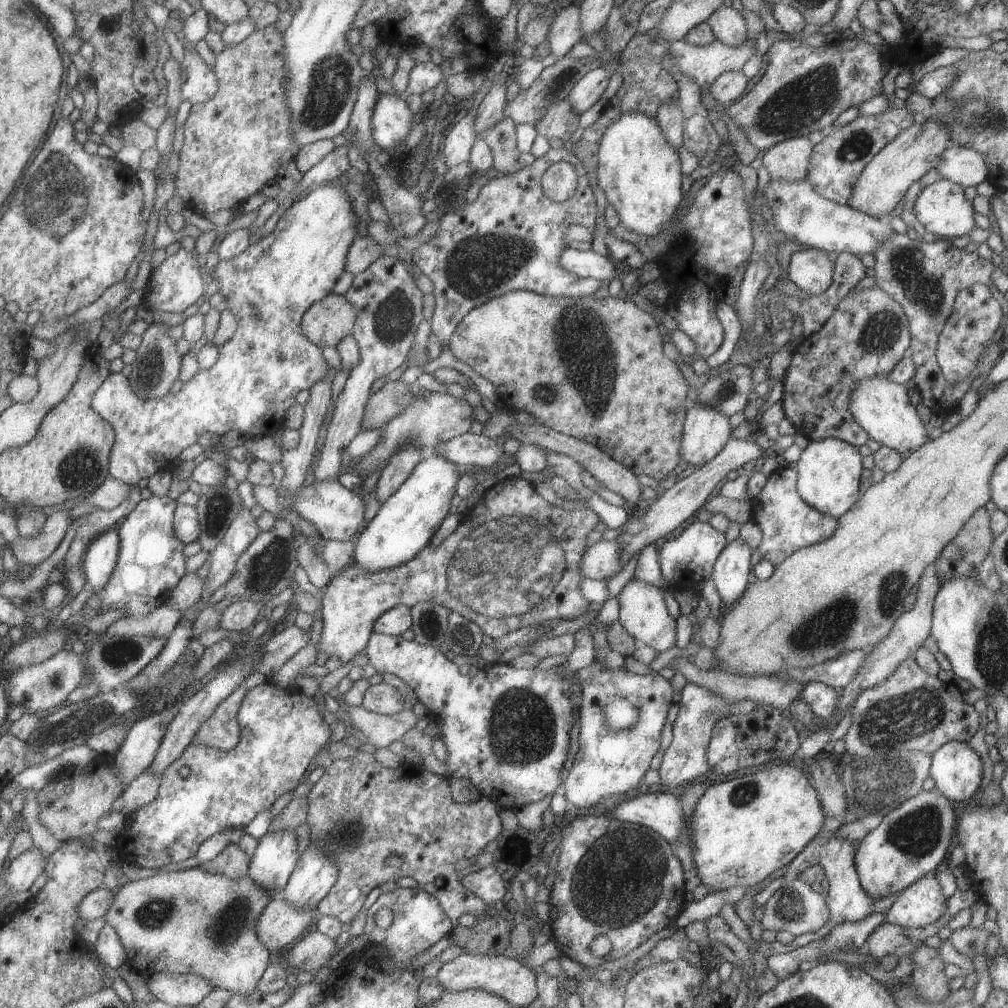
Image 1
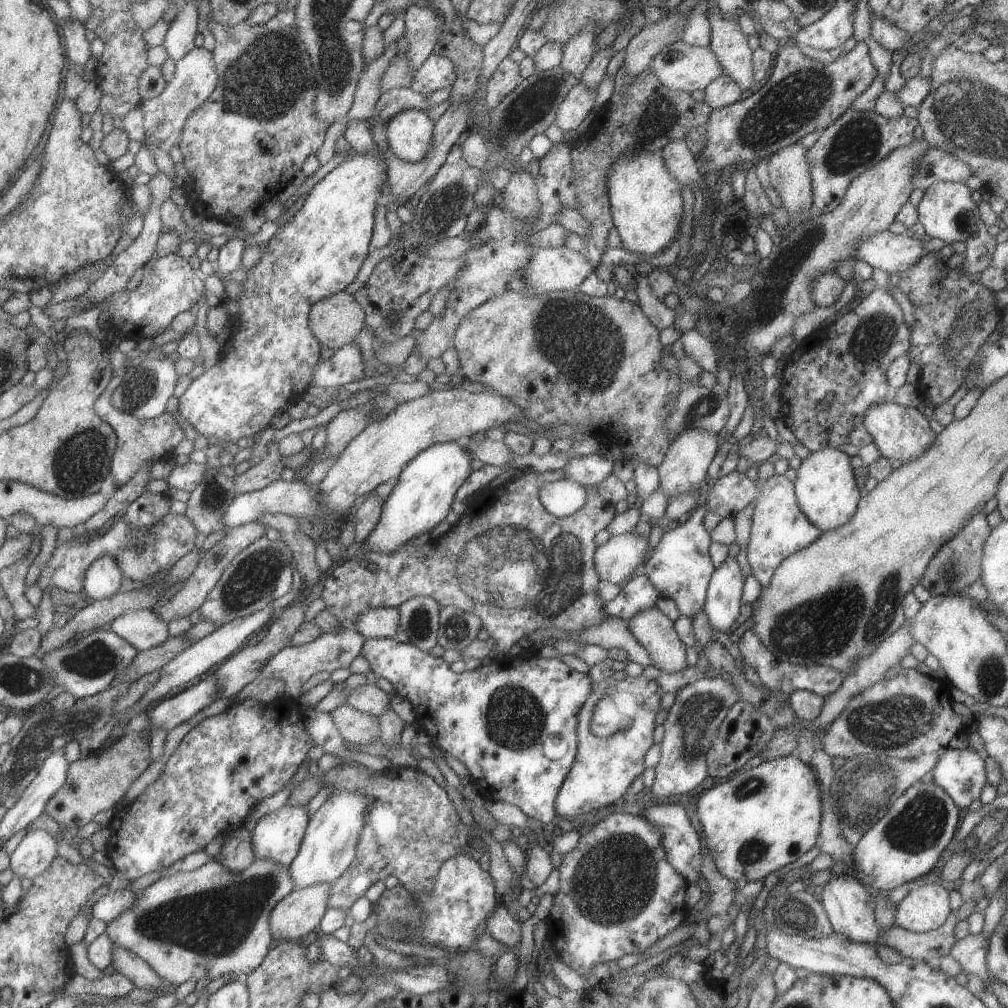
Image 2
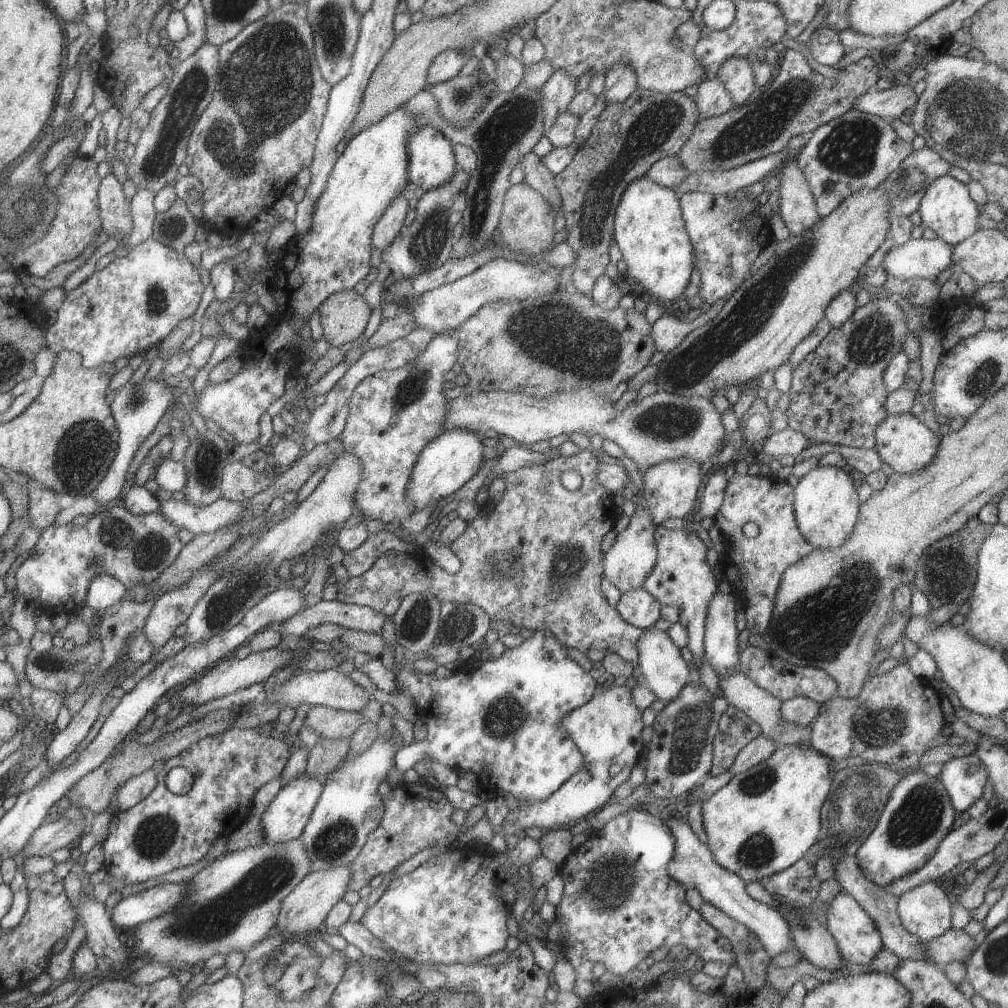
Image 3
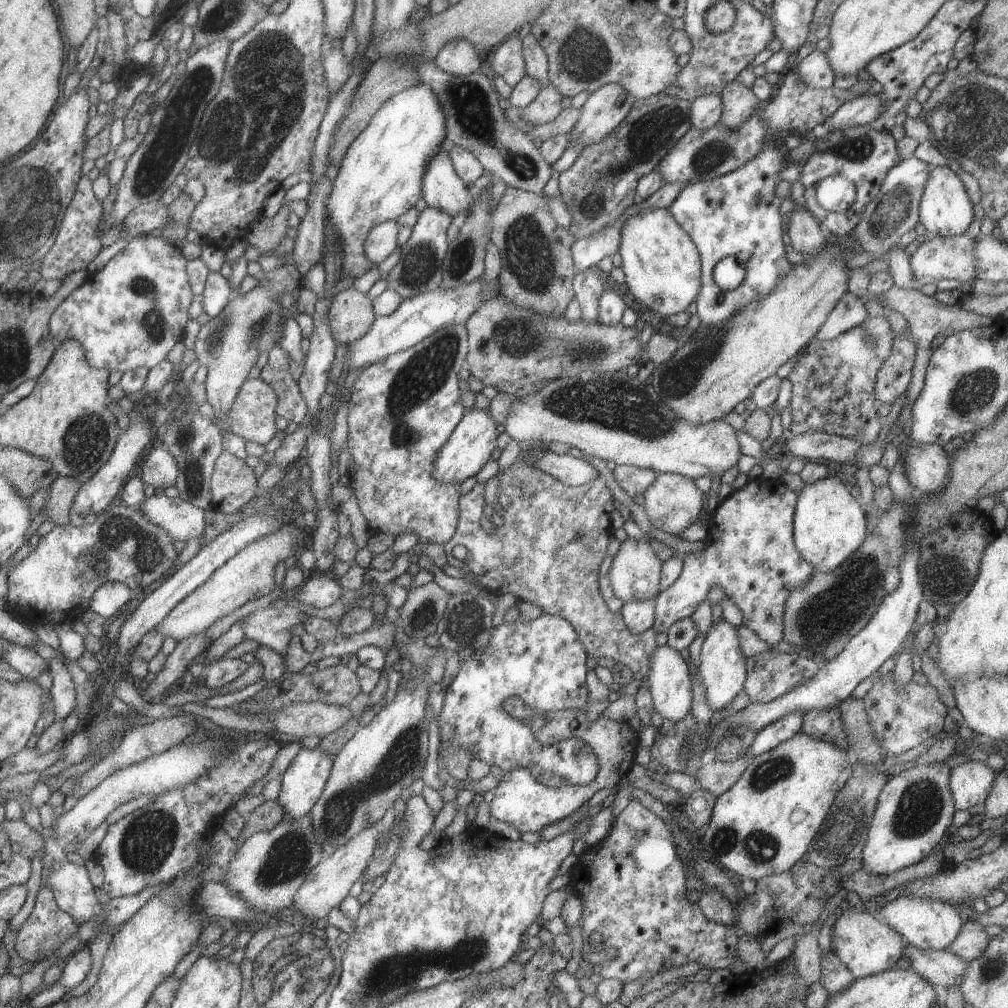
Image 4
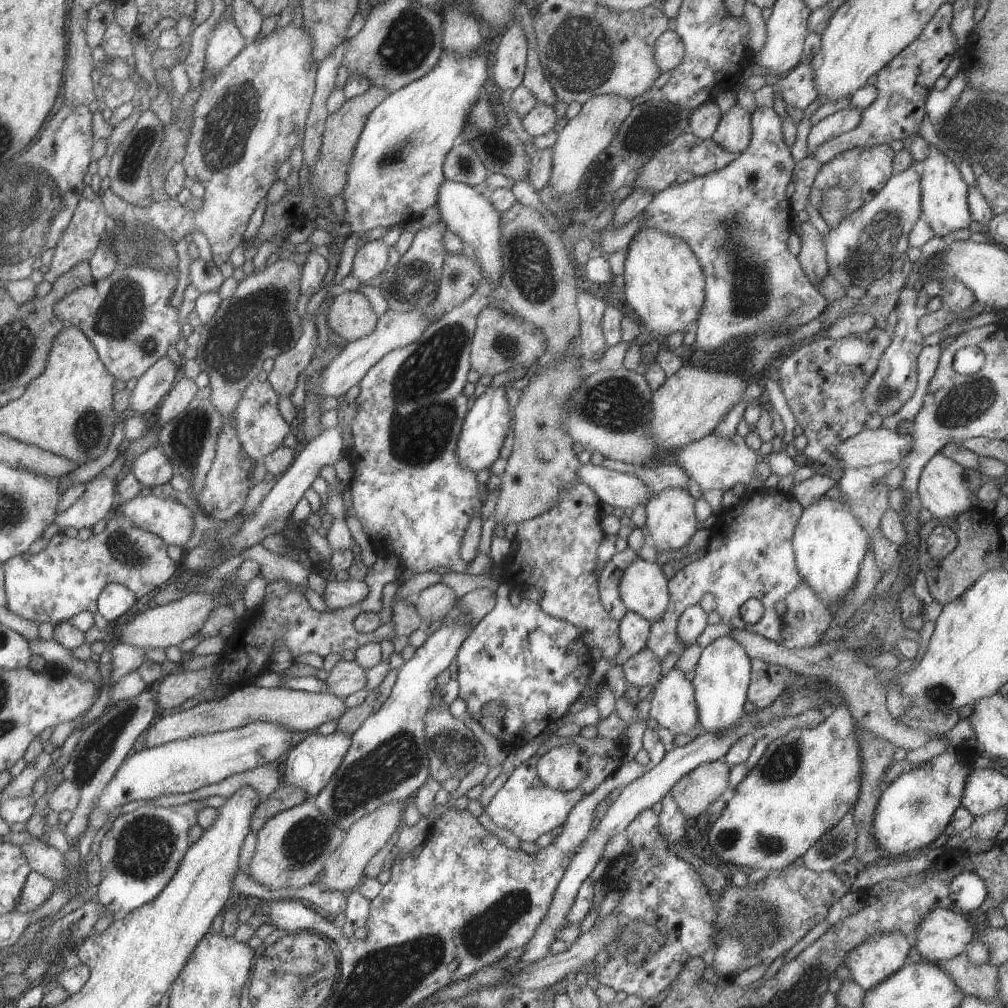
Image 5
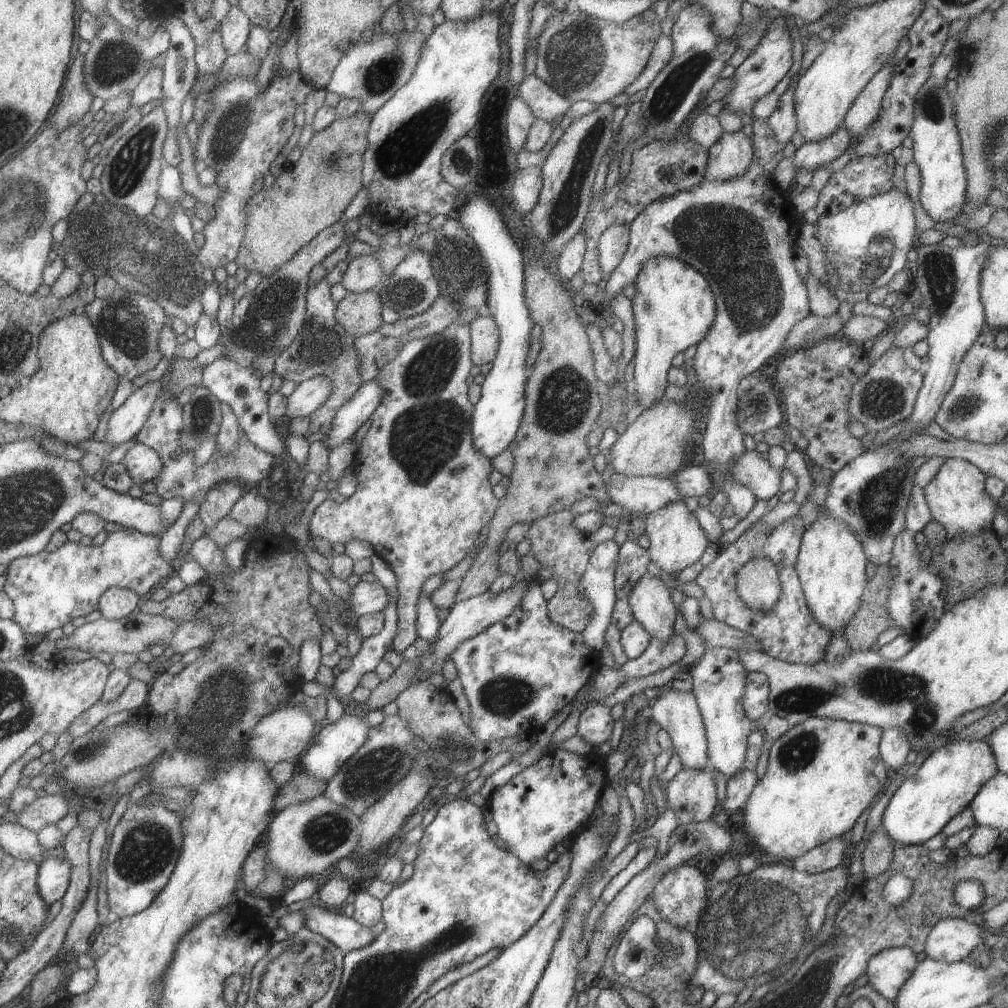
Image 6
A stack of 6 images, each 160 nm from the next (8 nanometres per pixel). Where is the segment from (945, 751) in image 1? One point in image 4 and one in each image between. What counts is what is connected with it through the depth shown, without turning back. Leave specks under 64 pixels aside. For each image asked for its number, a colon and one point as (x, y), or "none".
2: (960, 773)
3: (963, 778)
4: (969, 783)

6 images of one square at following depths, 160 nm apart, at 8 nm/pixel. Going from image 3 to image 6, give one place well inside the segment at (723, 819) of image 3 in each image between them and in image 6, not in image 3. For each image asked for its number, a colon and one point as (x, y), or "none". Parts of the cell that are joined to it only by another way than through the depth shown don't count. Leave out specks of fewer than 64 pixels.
4: (762, 824)
5: (806, 779)
6: (821, 774)

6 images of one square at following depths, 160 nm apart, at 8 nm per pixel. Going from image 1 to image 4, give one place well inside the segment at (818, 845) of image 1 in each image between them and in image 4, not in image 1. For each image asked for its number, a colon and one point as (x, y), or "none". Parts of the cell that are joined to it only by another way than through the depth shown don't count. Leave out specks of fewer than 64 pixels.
2: (849, 905)
3: (858, 941)
4: (865, 945)

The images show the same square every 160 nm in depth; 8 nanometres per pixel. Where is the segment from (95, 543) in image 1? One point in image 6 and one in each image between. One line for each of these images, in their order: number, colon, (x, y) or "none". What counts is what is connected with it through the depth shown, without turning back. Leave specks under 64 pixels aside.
2: (102, 577)
3: (104, 591)
4: (107, 598)
5: (114, 599)
6: (115, 603)

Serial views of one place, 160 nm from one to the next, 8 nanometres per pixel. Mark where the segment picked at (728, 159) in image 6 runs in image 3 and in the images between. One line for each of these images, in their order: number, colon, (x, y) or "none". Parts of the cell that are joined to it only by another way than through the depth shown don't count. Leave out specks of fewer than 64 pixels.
3: (736, 74)
4: (738, 102)
5: (732, 132)

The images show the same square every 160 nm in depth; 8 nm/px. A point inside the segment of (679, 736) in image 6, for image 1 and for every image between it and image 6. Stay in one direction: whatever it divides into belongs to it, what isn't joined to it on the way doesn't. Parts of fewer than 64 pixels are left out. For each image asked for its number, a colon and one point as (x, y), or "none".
1: (641, 611)
2: (652, 629)
3: (665, 672)
4: (668, 677)
5: (673, 706)

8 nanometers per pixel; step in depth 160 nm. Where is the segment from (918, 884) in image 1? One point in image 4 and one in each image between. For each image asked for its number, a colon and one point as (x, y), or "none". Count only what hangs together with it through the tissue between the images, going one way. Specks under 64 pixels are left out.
2: (925, 908)
3: (924, 911)
4: (929, 924)

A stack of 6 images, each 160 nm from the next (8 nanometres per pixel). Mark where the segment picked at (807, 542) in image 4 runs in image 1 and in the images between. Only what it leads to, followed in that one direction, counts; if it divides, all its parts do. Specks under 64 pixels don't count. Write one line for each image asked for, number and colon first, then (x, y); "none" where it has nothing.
1: (827, 471)
2: (825, 489)
3: (825, 503)

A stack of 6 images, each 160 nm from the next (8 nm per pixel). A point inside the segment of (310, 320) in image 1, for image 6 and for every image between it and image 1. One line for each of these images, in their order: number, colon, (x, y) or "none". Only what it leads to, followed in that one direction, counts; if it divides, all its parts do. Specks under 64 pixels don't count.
2: (336, 321)
3: (343, 315)
4: (350, 315)
5: (350, 316)
6: (358, 314)

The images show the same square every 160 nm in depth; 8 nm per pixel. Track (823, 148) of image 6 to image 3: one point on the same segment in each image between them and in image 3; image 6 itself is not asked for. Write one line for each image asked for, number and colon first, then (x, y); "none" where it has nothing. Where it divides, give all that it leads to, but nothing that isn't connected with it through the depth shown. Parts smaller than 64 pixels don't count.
3: (889, 103)
4: (864, 109)
5: (847, 118)

